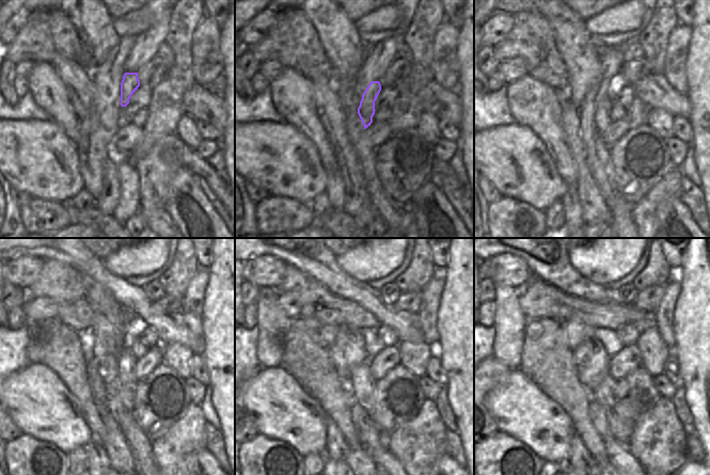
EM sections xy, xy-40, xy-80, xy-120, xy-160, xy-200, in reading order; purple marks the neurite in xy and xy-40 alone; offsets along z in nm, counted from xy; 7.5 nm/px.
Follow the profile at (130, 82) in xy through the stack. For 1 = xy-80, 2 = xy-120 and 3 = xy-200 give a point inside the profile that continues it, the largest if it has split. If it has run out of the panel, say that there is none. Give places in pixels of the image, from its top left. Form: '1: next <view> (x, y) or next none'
1: next xy-80 (602, 120)
2: next xy-120 (127, 381)
3: next xy-200 (619, 418)

